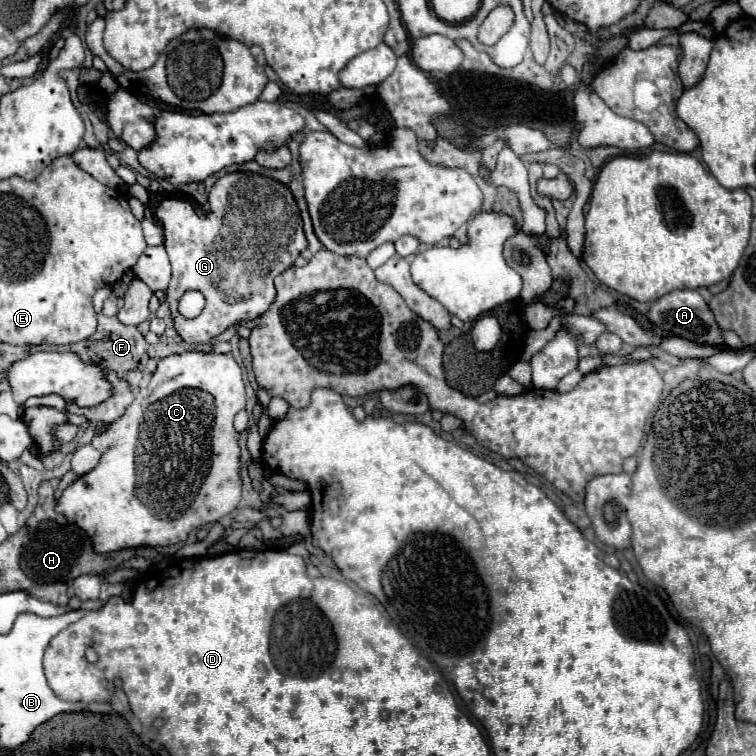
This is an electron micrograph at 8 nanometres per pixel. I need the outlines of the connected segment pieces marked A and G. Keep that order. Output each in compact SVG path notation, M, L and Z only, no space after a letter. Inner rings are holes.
M675 290L665 294L663 298L655 300L651 310L649 310L649 320L663 328L665 332L671 332L673 336L681 336L685 340L691 340L695 344L707 344L707 346L717 346L717 348L727 348L723 340L723 332L715 322L715 316L709 308L709 304L699 296L697 290Z
M233 172L221 176L215 186L209 192L209 212L199 216L194 207L177 198L167 198L159 204L155 216L163 226L163 246L169 254L173 278L167 288L167 304L171 308L173 316L173 328L187 344L207 344L217 334L225 332L231 326L237 326L247 320L255 320L267 312L267 308L275 300L275 286L273 280L277 274L293 266L295 258L301 254L301 250L307 248L307 240L303 234L301 216L295 204L293 194L287 186L281 182L275 182L271 178L251 174L251 172ZM187 290L199 290L205 296L205 308L197 318L183 318L177 312L179 298Z

